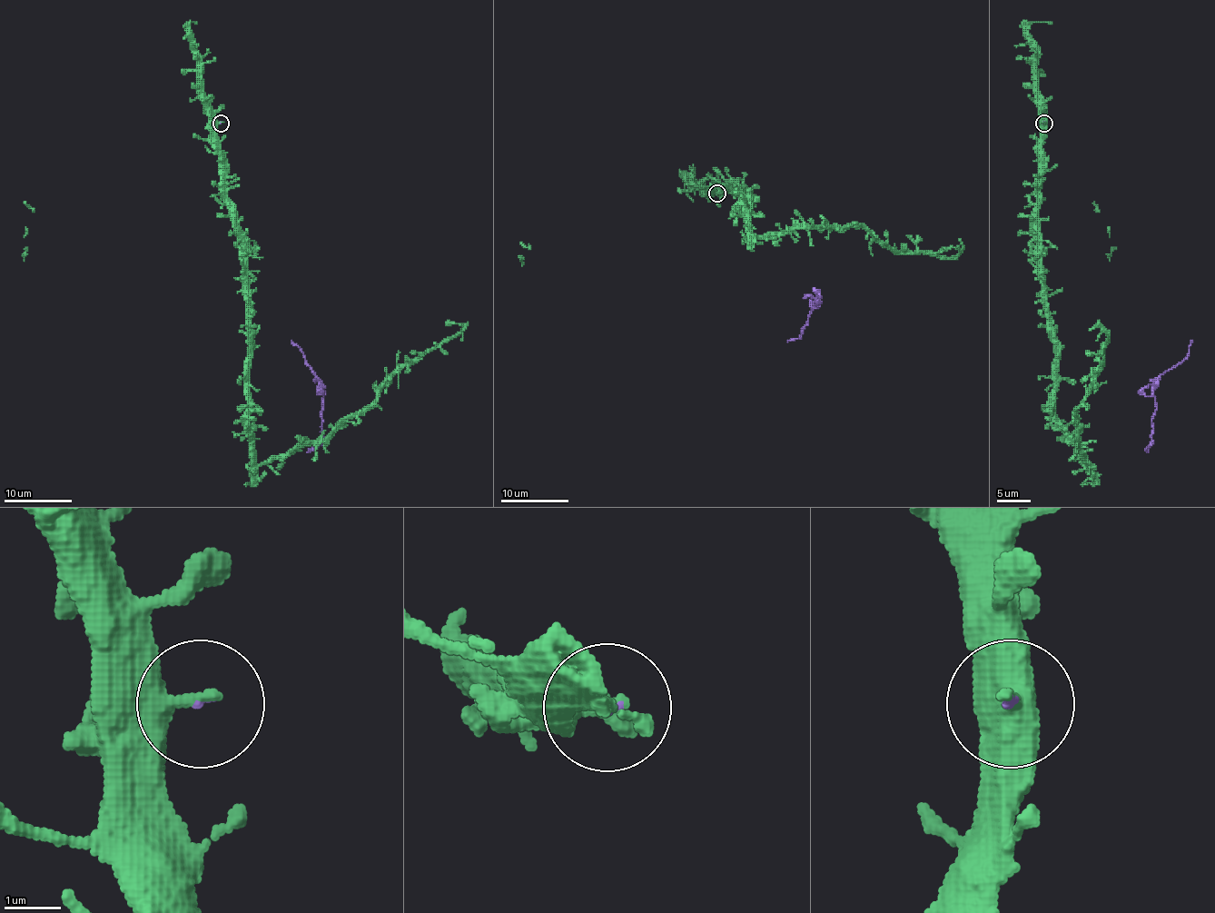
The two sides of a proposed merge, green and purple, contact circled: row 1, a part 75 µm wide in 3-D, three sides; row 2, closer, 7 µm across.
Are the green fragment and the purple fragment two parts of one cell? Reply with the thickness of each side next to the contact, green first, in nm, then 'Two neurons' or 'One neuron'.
Thickness 500 nm (green) against 60 nm. One neuron

